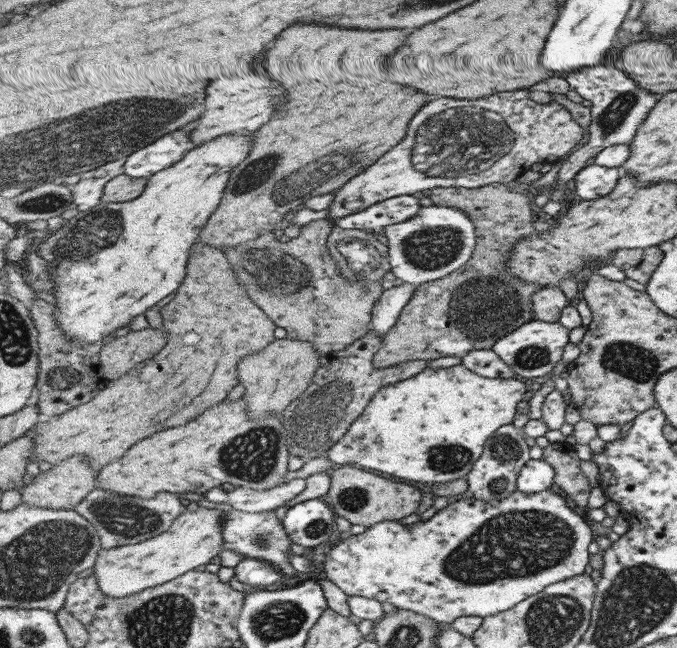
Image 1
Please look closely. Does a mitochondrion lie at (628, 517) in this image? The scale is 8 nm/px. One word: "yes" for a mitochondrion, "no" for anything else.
no

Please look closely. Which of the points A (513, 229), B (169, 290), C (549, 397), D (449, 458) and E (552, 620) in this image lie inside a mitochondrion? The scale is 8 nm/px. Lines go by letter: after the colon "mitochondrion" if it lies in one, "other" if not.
A: other
B: other
C: other
D: mitochondrion
E: mitochondrion

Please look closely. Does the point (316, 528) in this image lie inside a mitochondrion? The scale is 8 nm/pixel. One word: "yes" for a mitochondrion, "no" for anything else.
yes

